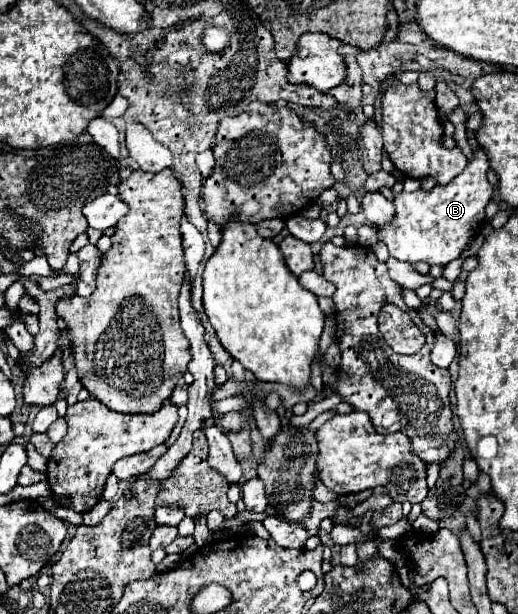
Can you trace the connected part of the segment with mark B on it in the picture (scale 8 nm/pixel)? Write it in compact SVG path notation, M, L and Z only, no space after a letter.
M477 149L475 159L467 165L467 169L455 177L449 185L435 185L433 191L415 191L415 193L399 193L393 201L395 217L385 227L377 227L377 237L383 241L391 253L391 257L409 263L429 263L445 267L449 261L457 259L469 239L479 231L485 221L485 205L493 197L493 187L487 181L489 159Z

